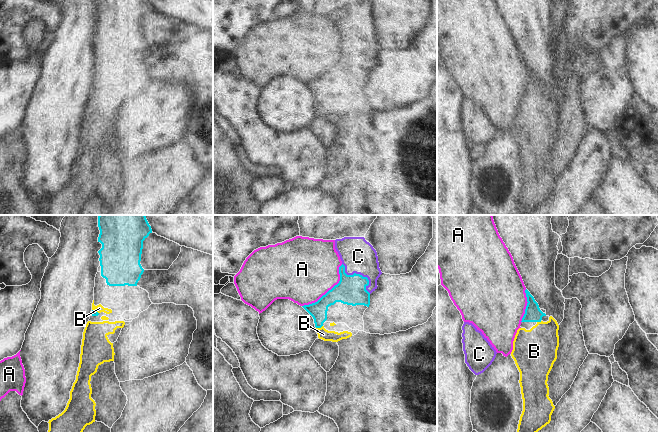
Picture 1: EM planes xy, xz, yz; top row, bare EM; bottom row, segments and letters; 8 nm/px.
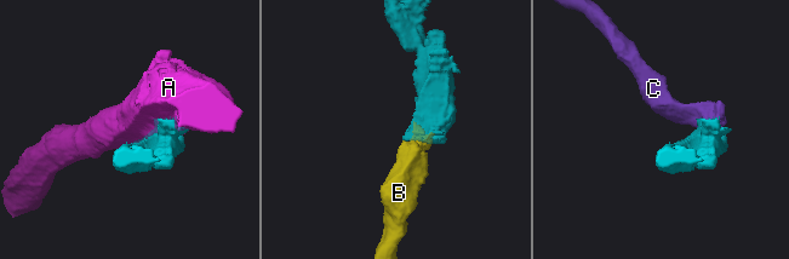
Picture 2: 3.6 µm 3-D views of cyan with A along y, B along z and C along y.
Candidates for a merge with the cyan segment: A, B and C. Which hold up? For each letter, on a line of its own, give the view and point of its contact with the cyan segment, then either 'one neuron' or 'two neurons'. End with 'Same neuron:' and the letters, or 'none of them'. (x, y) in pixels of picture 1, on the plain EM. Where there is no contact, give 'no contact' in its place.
A: xz (329, 66) | two neurons
B: xz (319, 103) | one neuron
C: xz (359, 50) | two neurons
Same neuron: B

